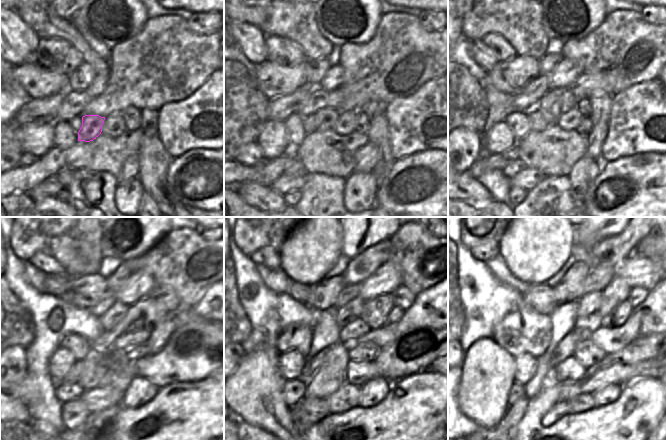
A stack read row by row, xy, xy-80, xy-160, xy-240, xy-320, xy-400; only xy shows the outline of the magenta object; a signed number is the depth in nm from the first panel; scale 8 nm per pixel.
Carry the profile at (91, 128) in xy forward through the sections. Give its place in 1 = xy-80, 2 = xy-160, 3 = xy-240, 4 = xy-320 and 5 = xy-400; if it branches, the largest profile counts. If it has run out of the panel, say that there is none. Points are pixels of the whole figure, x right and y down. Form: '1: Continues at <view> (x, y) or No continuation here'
1: Continues at xy-80 (324, 119)
2: Continues at xy-160 (551, 102)
3: Continues at xy-240 (108, 320)
4: Continues at xy-320 (347, 313)
5: Continues at xy-400 (587, 304)

